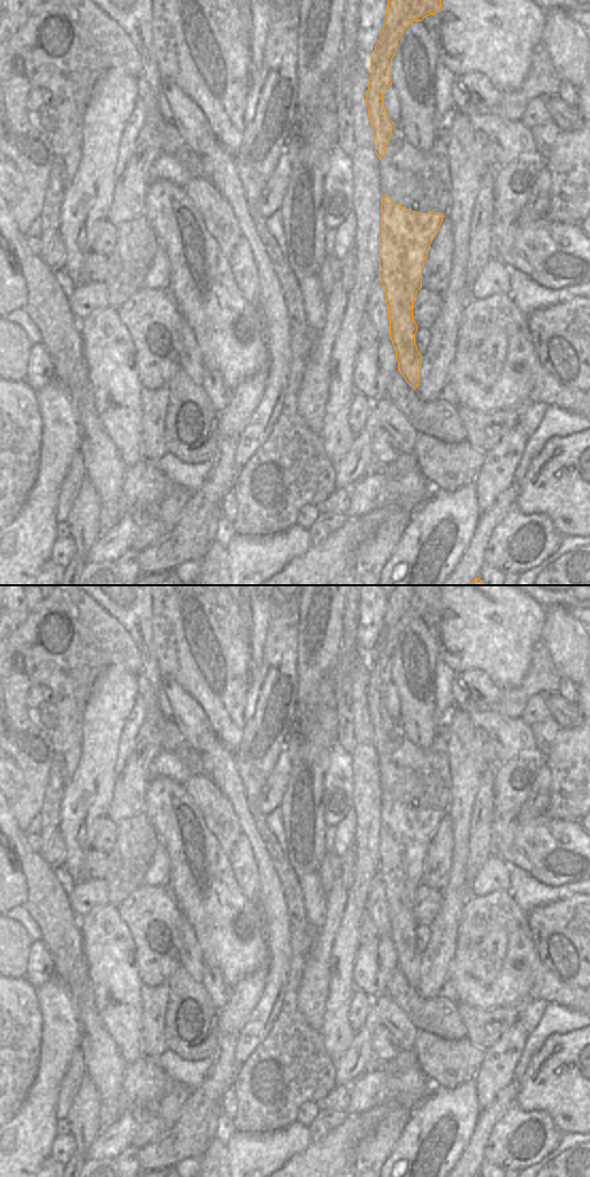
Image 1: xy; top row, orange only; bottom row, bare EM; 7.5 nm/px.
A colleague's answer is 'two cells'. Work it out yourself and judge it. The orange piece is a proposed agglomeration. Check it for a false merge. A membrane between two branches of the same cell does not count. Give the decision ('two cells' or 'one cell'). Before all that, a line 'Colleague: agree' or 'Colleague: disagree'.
Colleague: agree
two cells

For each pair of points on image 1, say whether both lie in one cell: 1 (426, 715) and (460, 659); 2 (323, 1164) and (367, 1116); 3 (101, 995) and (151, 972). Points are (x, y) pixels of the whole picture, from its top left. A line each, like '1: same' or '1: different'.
1: different
2: same
3: different

